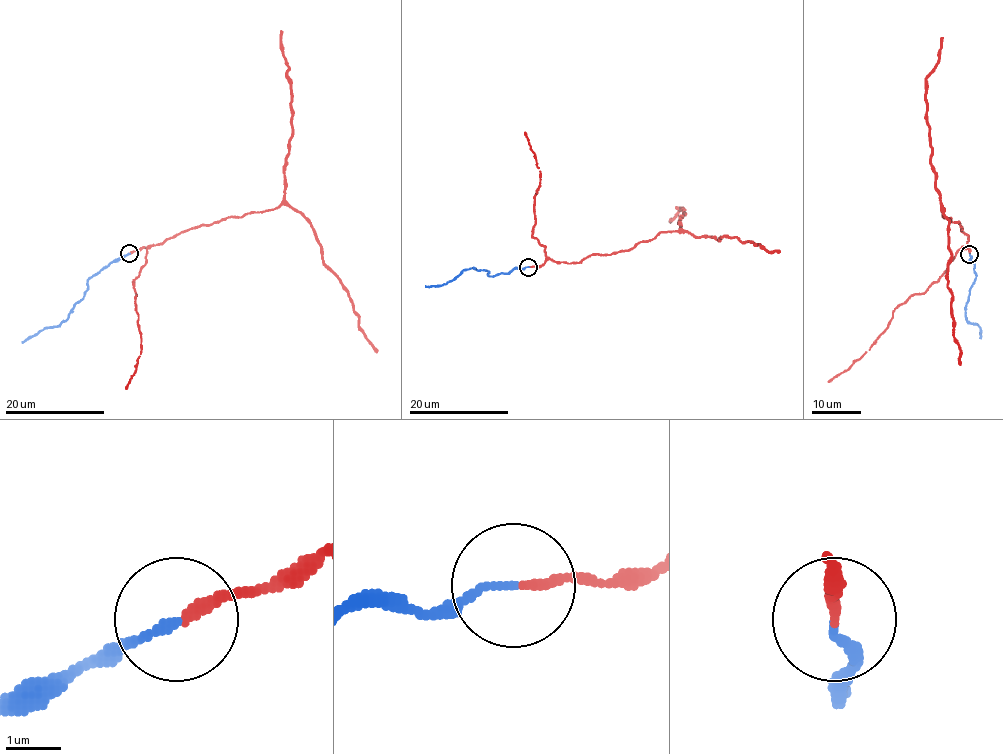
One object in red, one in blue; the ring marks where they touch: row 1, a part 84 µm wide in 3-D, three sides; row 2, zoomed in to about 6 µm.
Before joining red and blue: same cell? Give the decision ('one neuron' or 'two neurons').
one neuron

